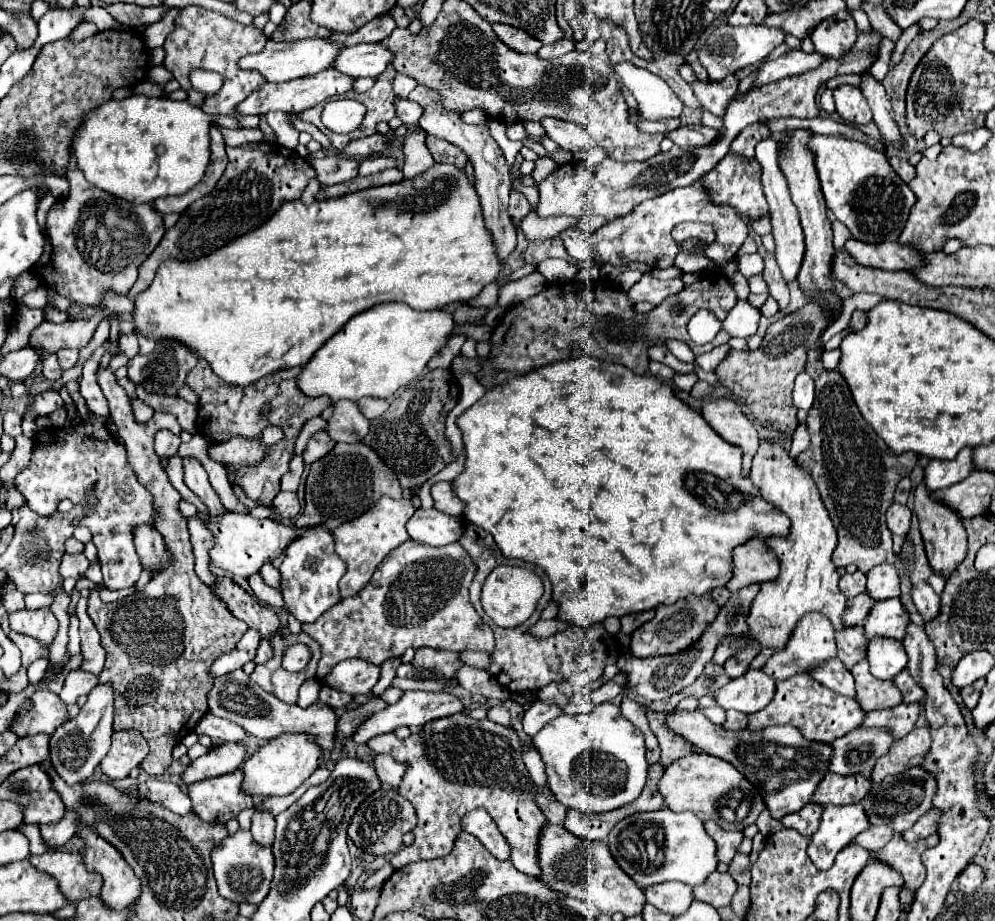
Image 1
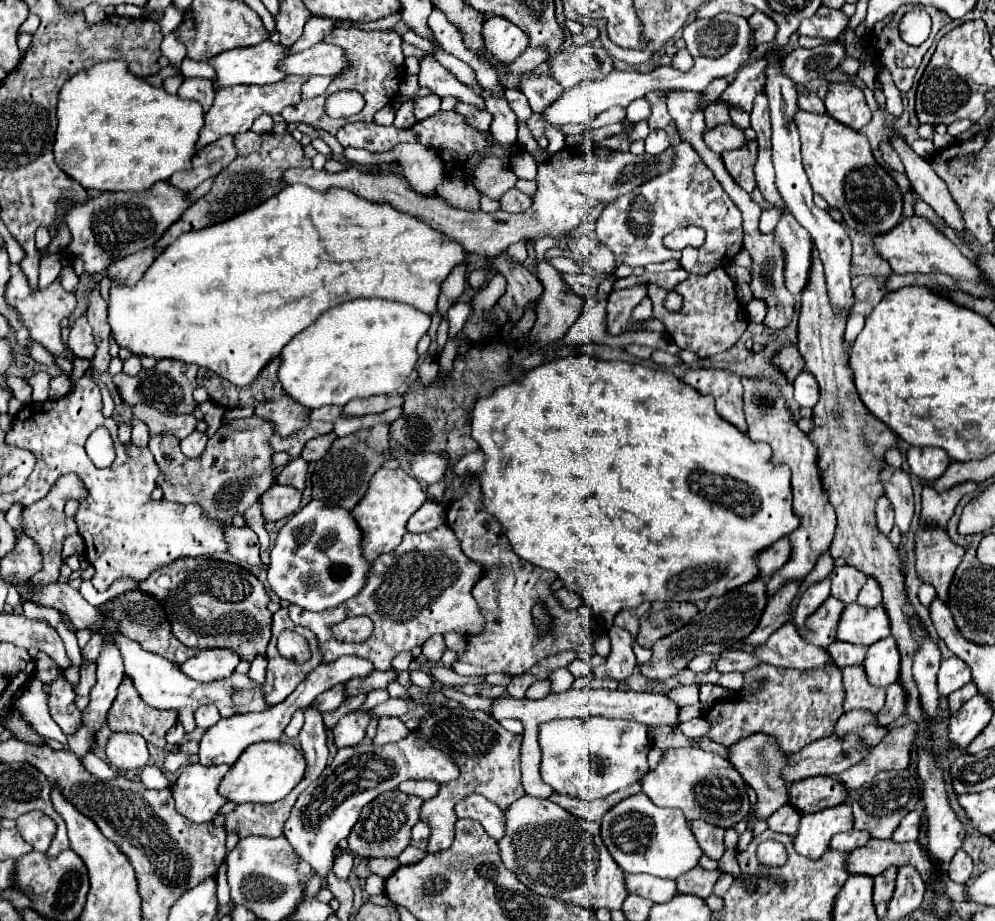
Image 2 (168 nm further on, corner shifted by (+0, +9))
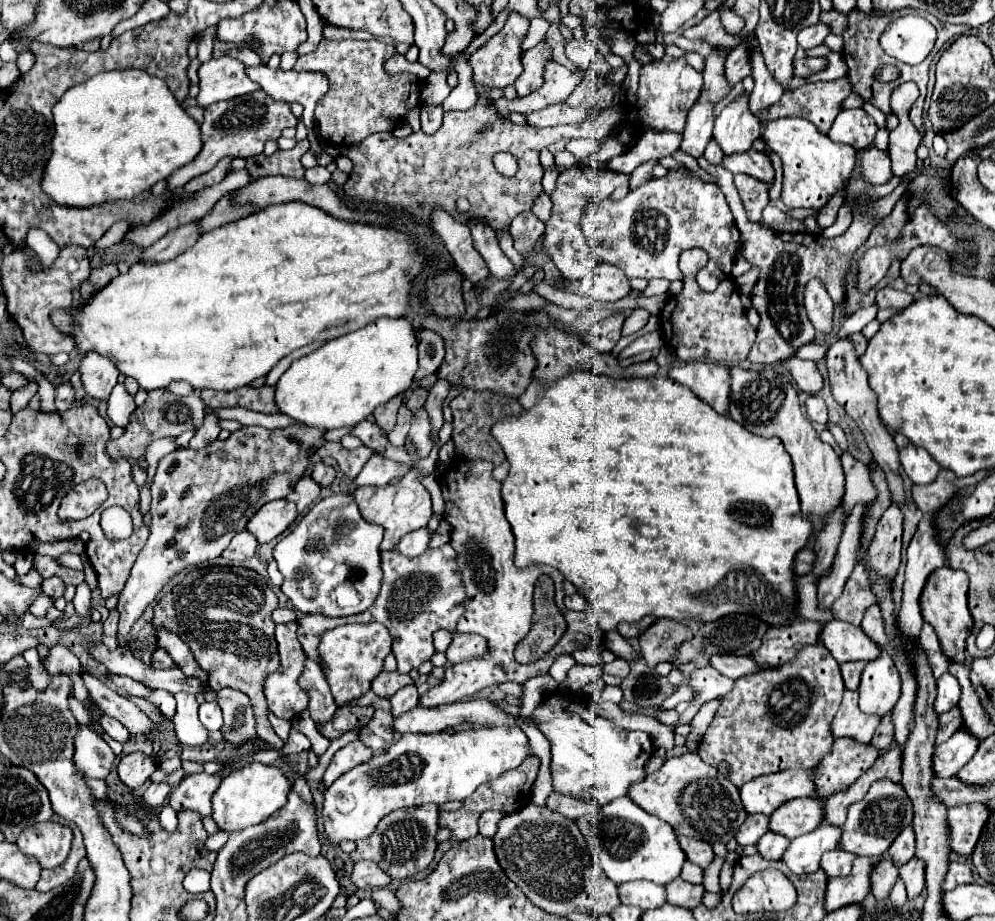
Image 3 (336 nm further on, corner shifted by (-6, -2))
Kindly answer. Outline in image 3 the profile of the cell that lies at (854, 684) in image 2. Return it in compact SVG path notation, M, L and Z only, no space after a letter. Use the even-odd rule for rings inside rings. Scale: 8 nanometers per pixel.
M848 689L844 693L840 711L836 713L836 717L832 721L832 735L834 737L852 737L860 743L870 743L878 723L880 723L880 717L860 713L858 691Z

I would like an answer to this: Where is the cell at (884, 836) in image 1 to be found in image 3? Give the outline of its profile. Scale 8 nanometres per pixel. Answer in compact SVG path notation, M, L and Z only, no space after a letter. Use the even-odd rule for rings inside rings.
M832 849L822 855L820 867L826 871L828 877L842 877L842 875L850 873L854 859L856 859L856 855L852 855L852 853L844 853L842 849Z

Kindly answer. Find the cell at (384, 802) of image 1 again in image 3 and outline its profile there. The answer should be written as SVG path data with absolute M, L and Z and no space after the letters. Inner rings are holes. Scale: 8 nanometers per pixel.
M436 803L396 809L378 823L376 831L370 837L356 841L358 847L350 857L352 861L370 859L378 863L392 879L404 881L412 877L414 873L424 871L430 865L436 851L436 841L434 841L436 831L438 831L438 805Z

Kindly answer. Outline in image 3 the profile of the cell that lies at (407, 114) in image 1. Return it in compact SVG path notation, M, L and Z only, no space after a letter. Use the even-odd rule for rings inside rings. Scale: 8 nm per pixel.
M422 107L422 131L424 133L436 133L442 127L442 117L444 117L444 109L442 107Z

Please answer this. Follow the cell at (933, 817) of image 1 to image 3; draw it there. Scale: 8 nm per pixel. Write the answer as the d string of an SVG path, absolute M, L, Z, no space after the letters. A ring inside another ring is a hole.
M906 827L906 829L896 837L896 841L890 845L888 855L892 857L892 861L894 861L896 865L904 865L904 863L908 863L908 861L914 857L914 847L916 847L914 829L912 829L912 827Z

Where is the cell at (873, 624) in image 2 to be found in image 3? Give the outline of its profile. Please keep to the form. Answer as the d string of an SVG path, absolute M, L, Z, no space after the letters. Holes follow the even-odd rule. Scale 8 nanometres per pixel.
M830 621L824 625L820 641L828 647L832 657L838 663L846 661L872 661L882 649L856 625L848 625L848 621Z

